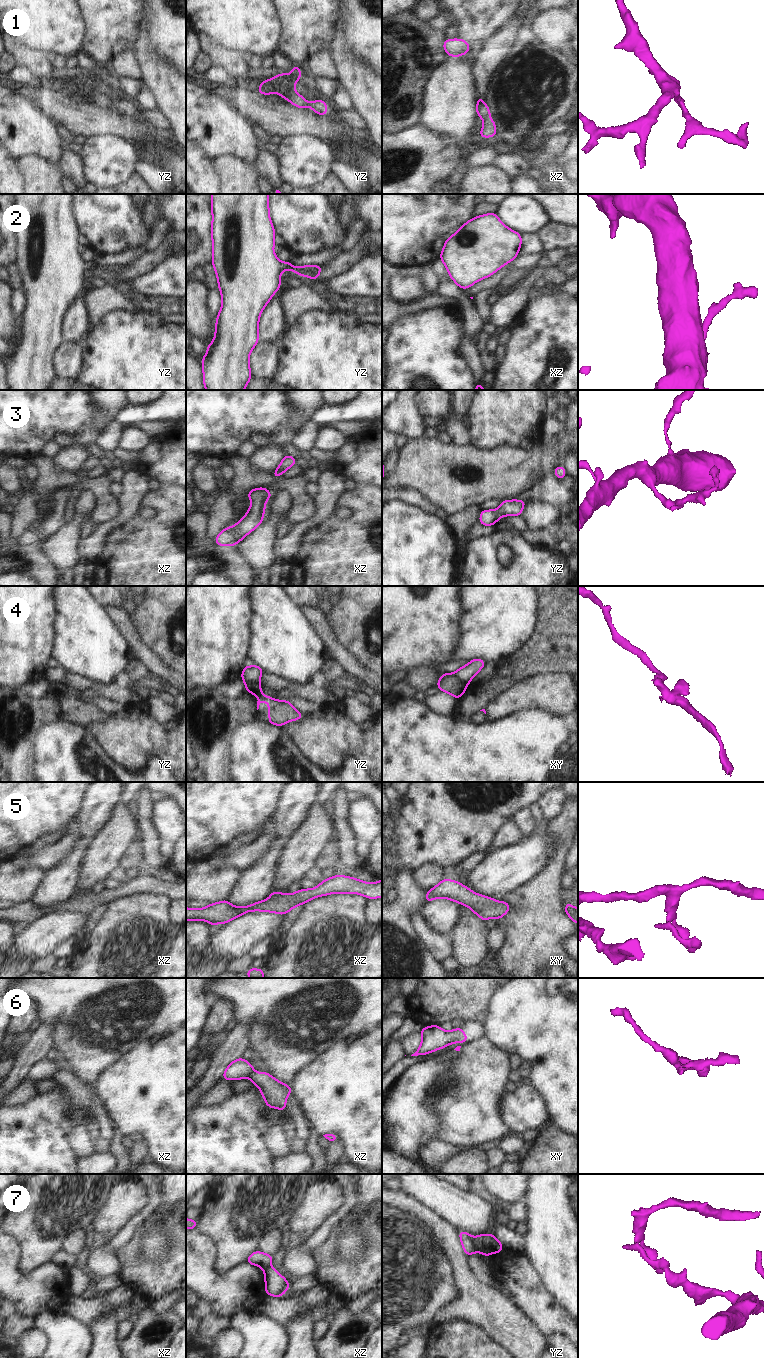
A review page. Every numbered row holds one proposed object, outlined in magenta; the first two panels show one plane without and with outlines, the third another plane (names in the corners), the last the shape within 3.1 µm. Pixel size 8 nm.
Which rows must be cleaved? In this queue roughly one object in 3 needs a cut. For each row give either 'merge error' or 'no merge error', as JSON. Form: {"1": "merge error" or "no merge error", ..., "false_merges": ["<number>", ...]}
{"1": "no merge error", "2": "no merge error", "3": "no merge error", "4": "merge error", "5": "no merge error", "6": "merge error", "7": "merge error", "false_merges": ["4", "6", "7"]}

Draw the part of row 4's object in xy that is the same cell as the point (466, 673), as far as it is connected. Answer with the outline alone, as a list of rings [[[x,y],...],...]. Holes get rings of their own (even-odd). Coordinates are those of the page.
[[[480,658],[473,659],[467,665],[460,667],[454,675],[462,682],[469,684],[471,679],[485,666],[486,662]]]

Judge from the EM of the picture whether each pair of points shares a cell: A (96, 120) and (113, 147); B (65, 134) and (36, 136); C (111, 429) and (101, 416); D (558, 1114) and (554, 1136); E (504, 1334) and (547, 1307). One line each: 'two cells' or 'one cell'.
A: two cells
B: two cells
C: two cells
D: two cells
E: two cells

